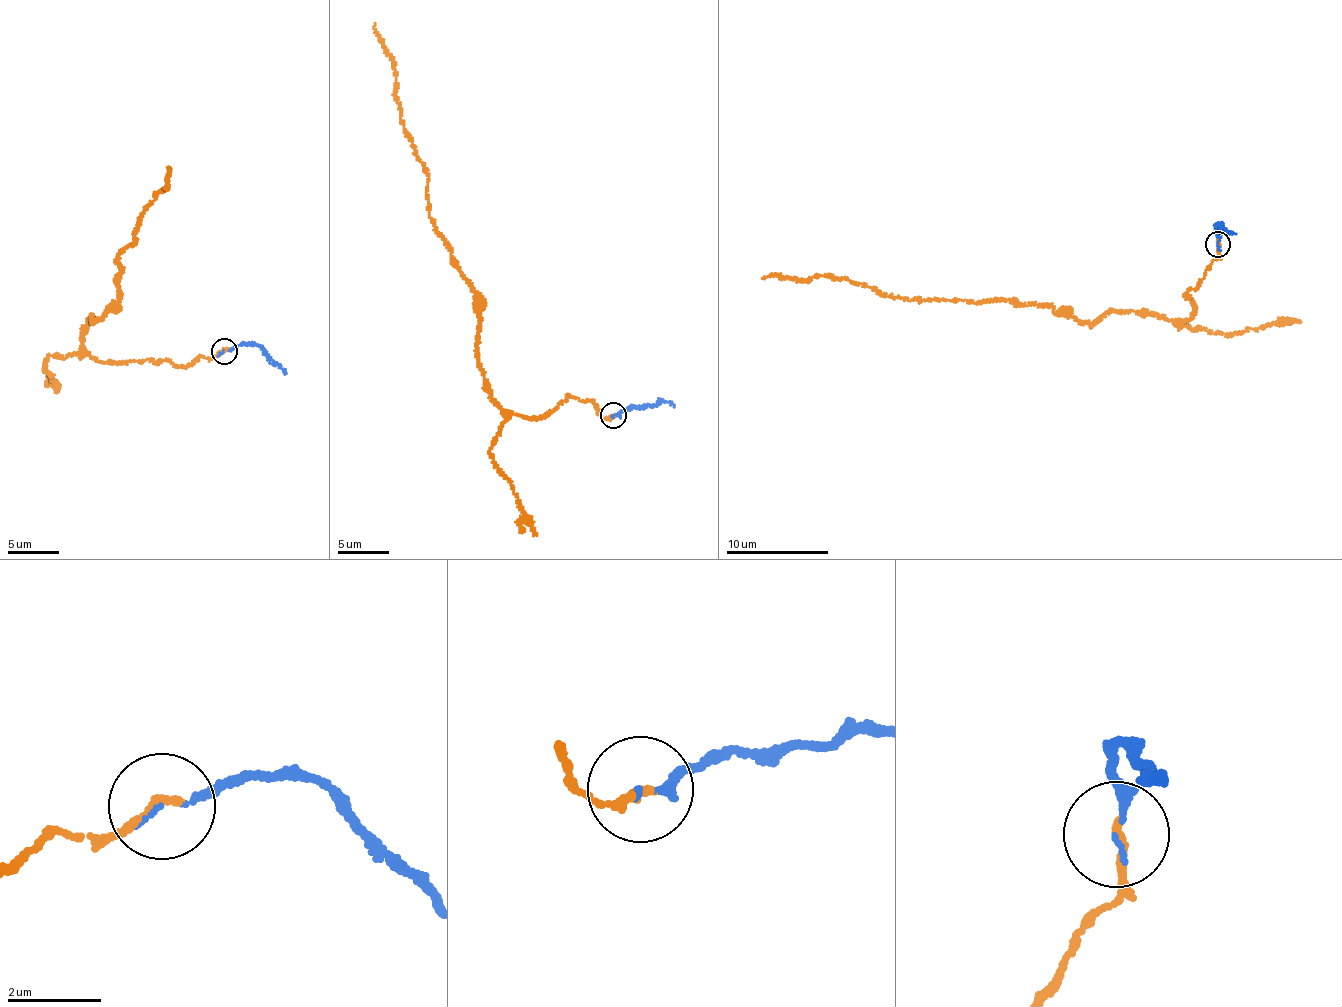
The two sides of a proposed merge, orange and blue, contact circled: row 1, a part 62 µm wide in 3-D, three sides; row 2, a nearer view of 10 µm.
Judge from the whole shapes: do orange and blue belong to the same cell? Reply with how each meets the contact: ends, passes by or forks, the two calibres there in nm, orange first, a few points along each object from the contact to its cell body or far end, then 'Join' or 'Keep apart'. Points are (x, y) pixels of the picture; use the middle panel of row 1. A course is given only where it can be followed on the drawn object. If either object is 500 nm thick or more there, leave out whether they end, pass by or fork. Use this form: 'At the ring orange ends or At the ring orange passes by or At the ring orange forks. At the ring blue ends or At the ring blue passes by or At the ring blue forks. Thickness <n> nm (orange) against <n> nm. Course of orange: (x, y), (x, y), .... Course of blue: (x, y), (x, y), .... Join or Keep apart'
At the ring orange ends. At the ring blue ends. Thickness 200 nm (orange) against 110 nm. Course of orange: (612, 415), (570, 396), (538, 418), (497, 404), (479, 365), (479, 294), (429, 215), (426, 168), (375, 23). Course of blue: (612, 415), (663, 402), (674, 407). Join

